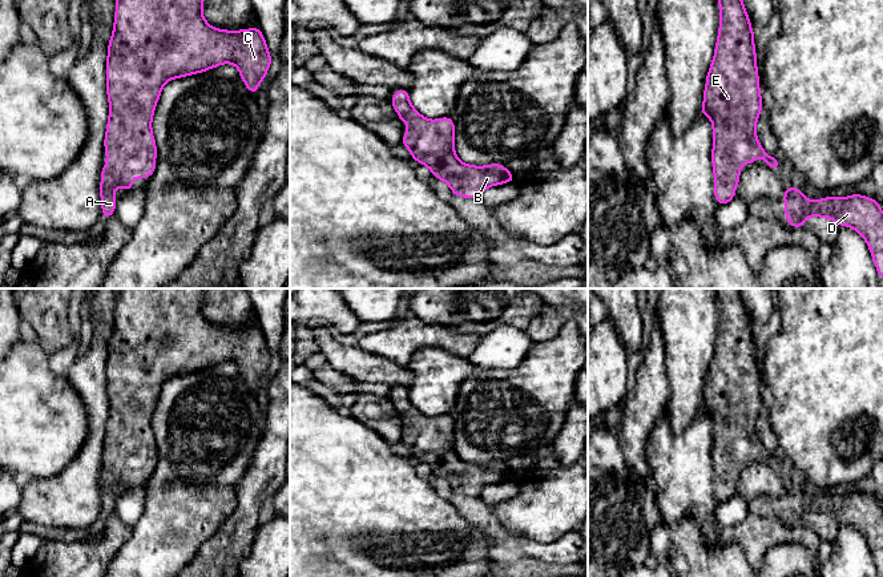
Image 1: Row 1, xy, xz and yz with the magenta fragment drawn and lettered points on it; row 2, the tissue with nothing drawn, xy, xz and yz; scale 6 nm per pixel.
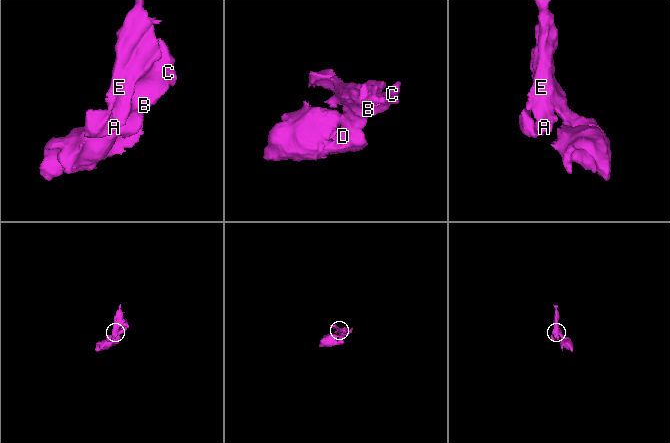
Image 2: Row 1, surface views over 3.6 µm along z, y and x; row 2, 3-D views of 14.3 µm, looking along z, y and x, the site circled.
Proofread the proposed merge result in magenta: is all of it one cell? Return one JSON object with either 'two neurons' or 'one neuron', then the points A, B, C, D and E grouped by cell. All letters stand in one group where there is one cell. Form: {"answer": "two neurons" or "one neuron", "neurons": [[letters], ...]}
{"answer": "one neuron", "neurons": [["A", "B", "C", "D", "E"]]}

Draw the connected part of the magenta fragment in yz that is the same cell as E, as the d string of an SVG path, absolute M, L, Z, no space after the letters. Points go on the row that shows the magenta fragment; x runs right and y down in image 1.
M718 0L721 23L715 44L715 52L711 66L706 76L706 88L703 90L703 105L701 114L707 116L713 124L713 173L714 173L714 197L717 205L726 205L735 197L737 183L741 178L739 166L749 165L758 157L766 160L770 169L781 170L777 157L765 153L755 134L755 125L761 113L762 97L759 92L759 77L757 70L757 55L754 48L754 32L750 19L742 0Z

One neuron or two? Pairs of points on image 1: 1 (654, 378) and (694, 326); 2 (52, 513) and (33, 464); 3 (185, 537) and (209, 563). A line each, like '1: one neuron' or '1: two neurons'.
1: two neurons
2: two neurons
3: two neurons

